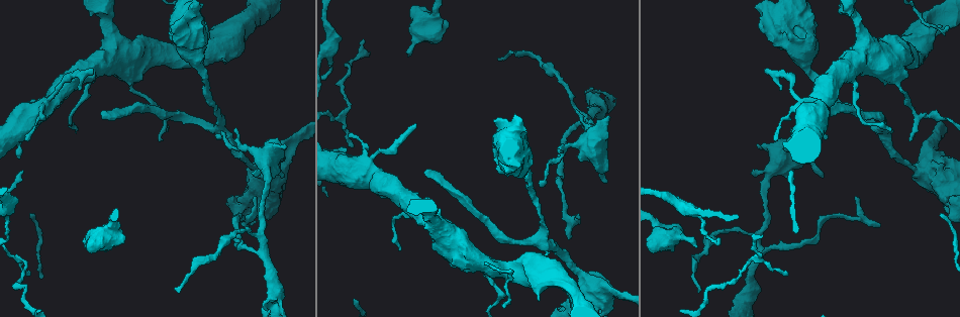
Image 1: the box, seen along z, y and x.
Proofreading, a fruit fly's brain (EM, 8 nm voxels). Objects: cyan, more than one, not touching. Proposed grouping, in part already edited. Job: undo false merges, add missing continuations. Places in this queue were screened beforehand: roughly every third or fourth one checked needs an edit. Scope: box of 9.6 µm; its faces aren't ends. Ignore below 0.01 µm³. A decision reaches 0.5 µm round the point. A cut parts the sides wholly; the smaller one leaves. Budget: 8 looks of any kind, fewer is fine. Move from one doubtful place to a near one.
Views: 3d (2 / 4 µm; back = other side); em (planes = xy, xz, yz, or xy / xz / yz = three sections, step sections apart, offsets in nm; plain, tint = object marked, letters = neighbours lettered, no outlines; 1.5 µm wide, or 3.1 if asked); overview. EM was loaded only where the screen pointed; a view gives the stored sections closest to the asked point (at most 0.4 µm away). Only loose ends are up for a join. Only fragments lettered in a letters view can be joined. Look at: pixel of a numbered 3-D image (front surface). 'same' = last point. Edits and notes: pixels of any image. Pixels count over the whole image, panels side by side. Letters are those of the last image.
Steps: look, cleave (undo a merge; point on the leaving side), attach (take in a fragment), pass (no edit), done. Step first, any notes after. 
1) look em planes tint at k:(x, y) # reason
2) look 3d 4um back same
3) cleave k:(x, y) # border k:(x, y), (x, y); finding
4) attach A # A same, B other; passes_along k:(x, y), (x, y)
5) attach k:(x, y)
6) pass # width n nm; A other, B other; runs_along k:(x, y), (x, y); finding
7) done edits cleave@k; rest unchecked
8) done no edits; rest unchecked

look em planes letters at 1:(752, 172) # branch stops here

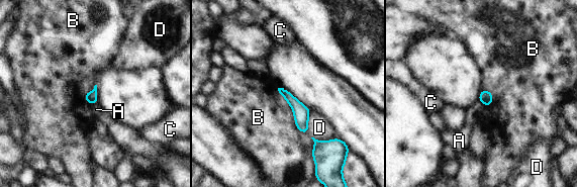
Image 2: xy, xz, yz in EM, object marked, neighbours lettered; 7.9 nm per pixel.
pass # A other, B other, C other, D other; runs_along 2:(281, 90), (301, 112), (305, 129); none of them fits

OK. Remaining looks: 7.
look em planes letters at 1:(424, 174) # end of a long branch

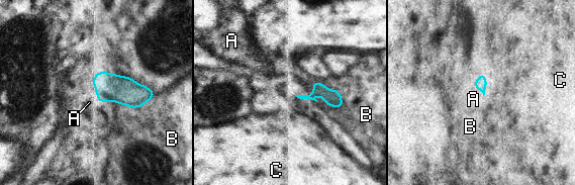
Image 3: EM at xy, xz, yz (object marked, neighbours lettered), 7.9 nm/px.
attach A # A same, B other, C other; passes_along 3:(109, 87), (96, 93), (89, 102); it goes on there

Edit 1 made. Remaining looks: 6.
done edits attach@3; rest unchecked

